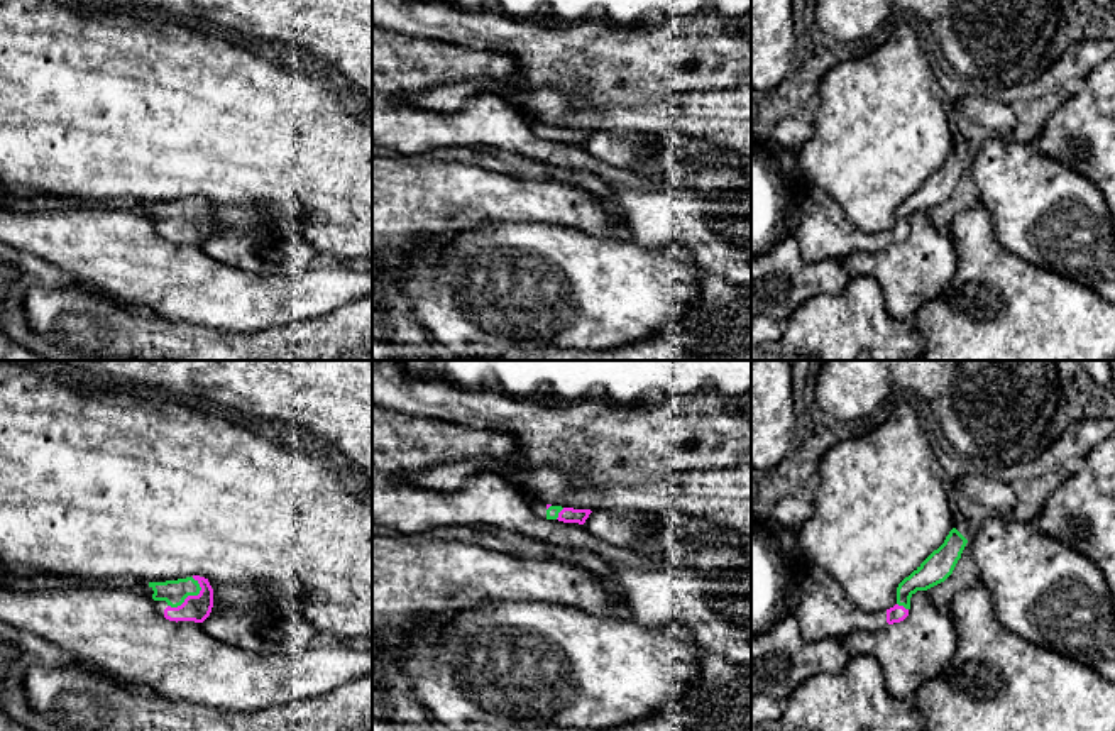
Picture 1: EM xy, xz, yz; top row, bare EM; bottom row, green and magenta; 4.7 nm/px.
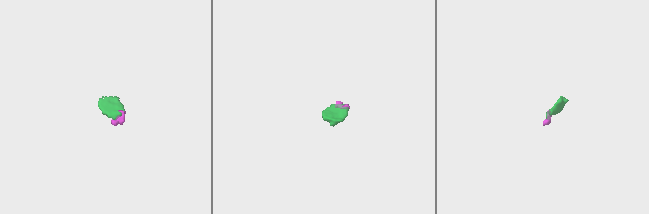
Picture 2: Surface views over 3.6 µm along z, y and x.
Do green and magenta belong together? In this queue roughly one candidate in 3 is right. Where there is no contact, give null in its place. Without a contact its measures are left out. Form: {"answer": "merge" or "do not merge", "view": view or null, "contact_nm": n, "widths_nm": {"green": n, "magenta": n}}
{"answer": "merge", "view": "xy", "contact_nm": 200, "widths_nm": {"green": 120, "magenta": 130}}

